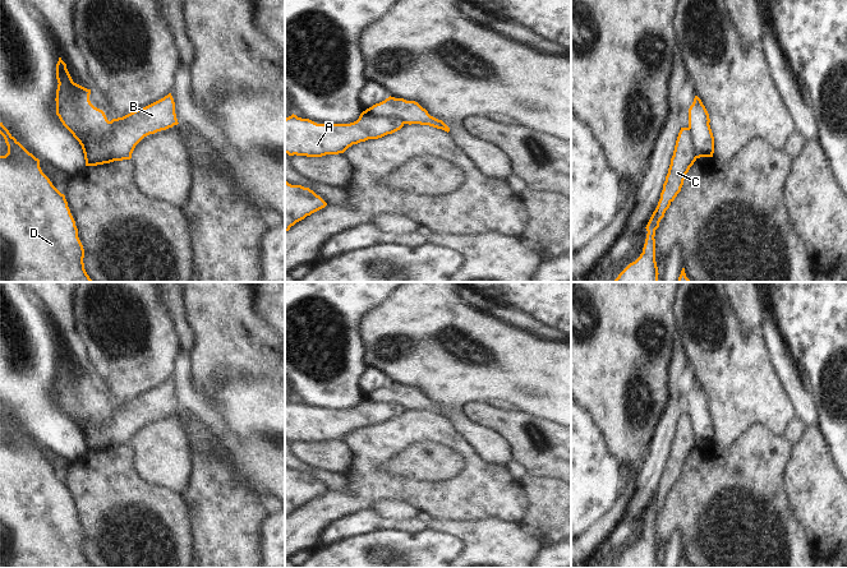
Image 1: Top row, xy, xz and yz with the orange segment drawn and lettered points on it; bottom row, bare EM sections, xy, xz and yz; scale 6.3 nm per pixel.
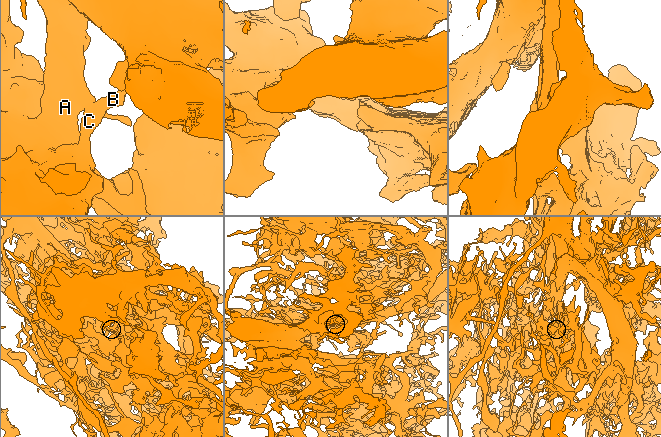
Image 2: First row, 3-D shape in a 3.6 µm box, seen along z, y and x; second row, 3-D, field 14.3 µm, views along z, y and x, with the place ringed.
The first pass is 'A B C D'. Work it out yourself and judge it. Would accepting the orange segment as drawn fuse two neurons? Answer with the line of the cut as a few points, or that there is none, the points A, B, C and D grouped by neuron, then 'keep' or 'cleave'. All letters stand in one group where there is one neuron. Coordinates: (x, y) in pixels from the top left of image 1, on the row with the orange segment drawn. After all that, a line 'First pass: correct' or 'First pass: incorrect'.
xy (110, 121), (104, 134), (90, 135), (81, 144) | A D / B C | cleave
First pass: incorrect

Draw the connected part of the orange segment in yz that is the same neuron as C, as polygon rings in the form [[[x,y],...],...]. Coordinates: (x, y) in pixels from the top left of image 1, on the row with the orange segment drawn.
[[[681,128],[668,174],[663,184],[660,199],[645,227],[648,234],[643,253],[635,262],[625,268],[613,282],[658,282],[659,273],[655,262],[655,230],[659,227],[659,222],[664,217],[666,211],[681,191],[686,174],[696,158],[691,133],[689,128]]]

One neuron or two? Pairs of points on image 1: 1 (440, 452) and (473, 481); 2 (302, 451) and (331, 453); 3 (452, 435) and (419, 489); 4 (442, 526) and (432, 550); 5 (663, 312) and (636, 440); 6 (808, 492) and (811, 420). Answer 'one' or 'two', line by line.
1: two
2: one
3: one
4: two
5: one
6: two

